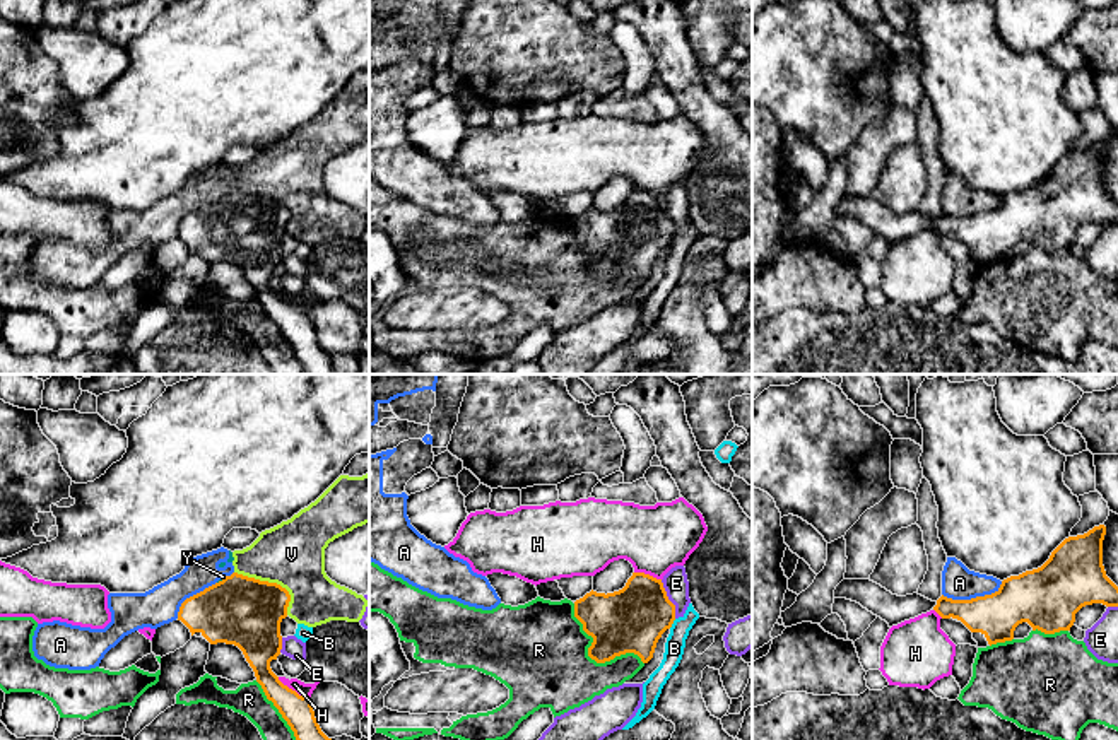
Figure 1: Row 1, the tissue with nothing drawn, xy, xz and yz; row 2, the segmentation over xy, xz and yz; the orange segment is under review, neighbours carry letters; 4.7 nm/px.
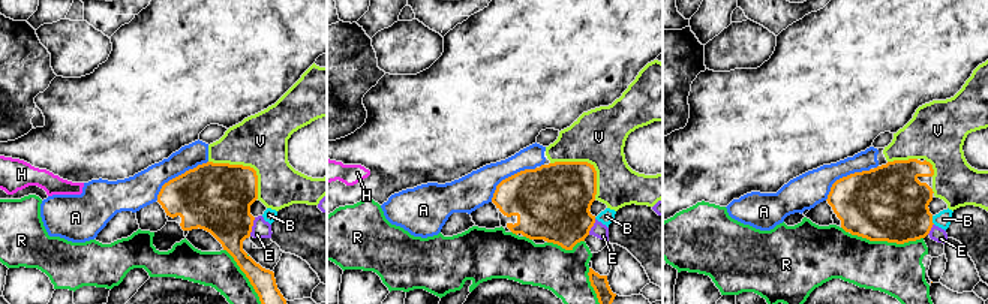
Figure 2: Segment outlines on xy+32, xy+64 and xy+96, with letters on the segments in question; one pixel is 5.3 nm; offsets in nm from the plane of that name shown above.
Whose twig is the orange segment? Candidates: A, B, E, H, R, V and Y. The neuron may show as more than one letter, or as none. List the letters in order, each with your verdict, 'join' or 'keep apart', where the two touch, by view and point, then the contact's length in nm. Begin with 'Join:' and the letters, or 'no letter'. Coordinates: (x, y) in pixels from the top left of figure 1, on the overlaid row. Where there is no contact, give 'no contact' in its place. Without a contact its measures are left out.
Join: no letter
A: keep apart | yz (973, 599) | 300 nm
B: keep apart | xz (672, 622) | 60 nm
E: keep apart | xz (667, 599) | 200 nm
H: keep apart | xy (291, 689) | 190 nm
R: keep apart | xz (592, 658) | 440 nm
V: keep apart | xy (272, 583) | 320 nm
Y: keep apart | xy (223, 580) | 60 nm

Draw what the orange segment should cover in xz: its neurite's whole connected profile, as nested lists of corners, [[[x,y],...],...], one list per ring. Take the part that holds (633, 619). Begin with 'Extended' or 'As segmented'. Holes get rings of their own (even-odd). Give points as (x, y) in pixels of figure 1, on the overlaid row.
As segmented. [[[633,573],[619,591],[605,595],[591,590],[576,600],[574,617],[593,637],[588,656],[597,663],[626,653],[648,663],[658,639],[675,620],[675,605],[668,600],[662,579]]]

